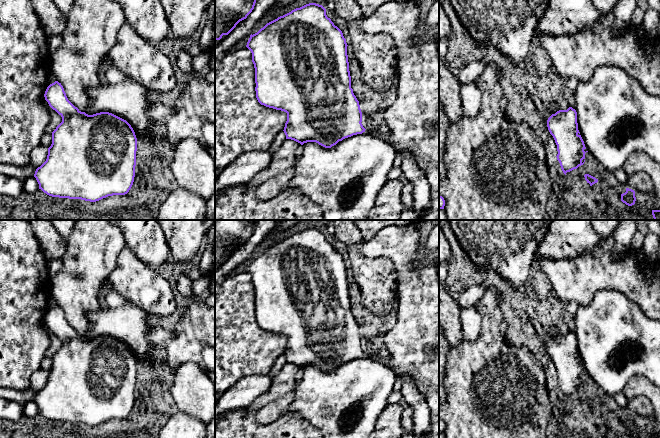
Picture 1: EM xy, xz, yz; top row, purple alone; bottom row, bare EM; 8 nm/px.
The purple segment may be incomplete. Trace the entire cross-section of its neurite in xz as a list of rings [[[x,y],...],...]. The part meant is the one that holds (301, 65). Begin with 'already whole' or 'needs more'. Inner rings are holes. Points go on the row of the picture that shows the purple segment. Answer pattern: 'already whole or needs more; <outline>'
needs more; [[[309,3],[300,8],[296,8],[291,12],[267,23],[257,33],[250,35],[246,47],[252,53],[252,62],[255,68],[256,98],[261,105],[276,110],[281,110],[287,113],[287,121],[283,130],[286,135],[286,139],[294,140],[300,143],[301,145],[307,142],[316,142],[325,148],[331,148],[332,146],[336,145],[339,141],[342,141],[345,138],[363,133],[372,134],[373,136],[380,138],[385,142],[391,143],[390,133],[383,134],[372,129],[366,130],[361,123],[362,112],[360,109],[359,101],[357,100],[356,96],[353,93],[353,89],[351,88],[351,76],[349,71],[347,46],[348,45],[346,43],[346,39],[344,38],[342,31],[334,25],[330,18],[327,17],[326,9],[322,5],[316,3]]]

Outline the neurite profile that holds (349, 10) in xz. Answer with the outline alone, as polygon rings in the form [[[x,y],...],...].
[[[334,0],[335,15],[347,21],[361,18],[362,9],[355,0]]]

